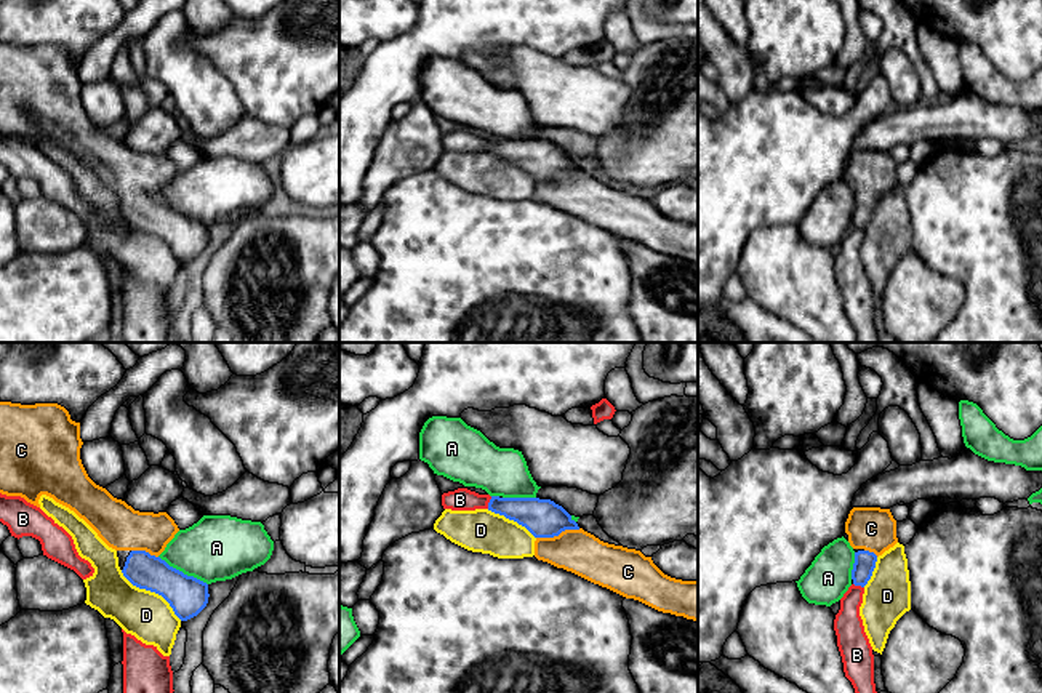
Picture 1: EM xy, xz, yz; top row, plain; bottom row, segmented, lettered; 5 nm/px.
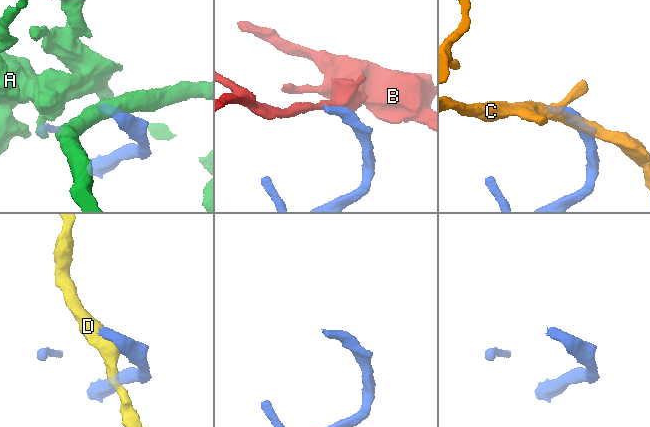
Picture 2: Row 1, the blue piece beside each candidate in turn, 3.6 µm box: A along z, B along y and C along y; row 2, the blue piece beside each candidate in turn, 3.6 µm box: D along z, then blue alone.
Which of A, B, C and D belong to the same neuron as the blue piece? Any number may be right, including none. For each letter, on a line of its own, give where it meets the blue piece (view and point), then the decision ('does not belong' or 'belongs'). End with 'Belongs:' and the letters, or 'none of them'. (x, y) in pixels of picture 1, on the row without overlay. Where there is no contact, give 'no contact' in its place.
A: contact xy (181, 213); does not belong
B: contact xz (488, 144); does not belong
C: contact xz (557, 176); belongs
D: contact xy (152, 232); does not belong
Belongs: C

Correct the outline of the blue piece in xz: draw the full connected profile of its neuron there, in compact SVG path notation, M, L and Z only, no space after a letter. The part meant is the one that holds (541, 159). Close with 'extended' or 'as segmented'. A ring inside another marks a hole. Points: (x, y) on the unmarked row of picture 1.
M491 138L488 152L525 168L535 179L535 198L571 213L626 240L639 242L658 253L683 258L698 264L698 222L682 222L664 216L640 192L600 182L584 173L571 157L551 141Z; extended

